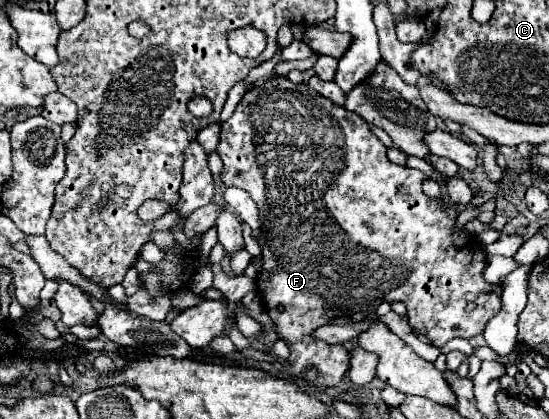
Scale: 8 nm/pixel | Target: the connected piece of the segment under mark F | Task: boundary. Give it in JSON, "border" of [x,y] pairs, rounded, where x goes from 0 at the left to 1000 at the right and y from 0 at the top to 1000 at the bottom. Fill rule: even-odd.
{"border":[[[492,191],[481,200],[477,215],[452,215],[448,234],[455,239],[455,220],[459,220],[459,243],[441,243],[430,253],[426,272],[404,296],[404,320],[401,320],[401,339],[397,339],[397,368],[408,387],[408,406],[401,415],[404,434],[412,444],[426,444],[426,449],[441,449],[455,463],[455,473],[466,482],[470,501],[474,501],[474,563],[470,578],[477,587],[477,644],[466,659],[466,697],[474,702],[477,726],[488,735],[488,754],[495,759],[495,768],[503,773],[503,792],[510,797],[510,807],[525,821],[528,831],[528,850],[525,850],[525,878],[528,878],[528,897],[532,902],[550,902],[550,888],[557,878],[576,878],[579,883],[579,902],[572,912],[557,916],[565,926],[579,926],[579,931],[594,931],[605,921],[616,921],[627,902],[627,893],[634,888],[634,859],[638,859],[638,840],[619,821],[619,826],[605,826],[597,816],[576,811],[568,797],[576,783],[601,773],[608,759],[616,754],[638,754],[648,745],[681,745],[696,721],[718,721],[718,716],[732,716],[743,730],[743,749],[747,749],[747,778],[776,802],[783,811],[783,821],[791,826],[809,826],[816,811],[823,807],[863,807],[871,797],[882,792],[885,768],[911,740],[914,730],[914,678],[889,678],[882,668],[882,640],[885,640],[885,601],[882,587],[852,554],[831,554],[827,535],[834,520],[831,496],[812,492],[809,477],[801,473],[780,473],[769,458],[769,434],[780,425],[772,411],[765,406],[750,406],[750,401],[736,401],[725,391],[714,391],[703,372],[703,348],[678,320],[678,310],[670,305],[670,296],[645,277],[645,267],[630,267],[630,258],[608,253],[597,234],[583,229],[579,220],[572,220],[572,210],[565,210],[561,200],[532,200],[532,196],[517,196],[506,200],[506,191]],[[506,726],[517,726],[517,745],[506,745]],[[852,726],[863,726],[863,740],[849,740]]]}

